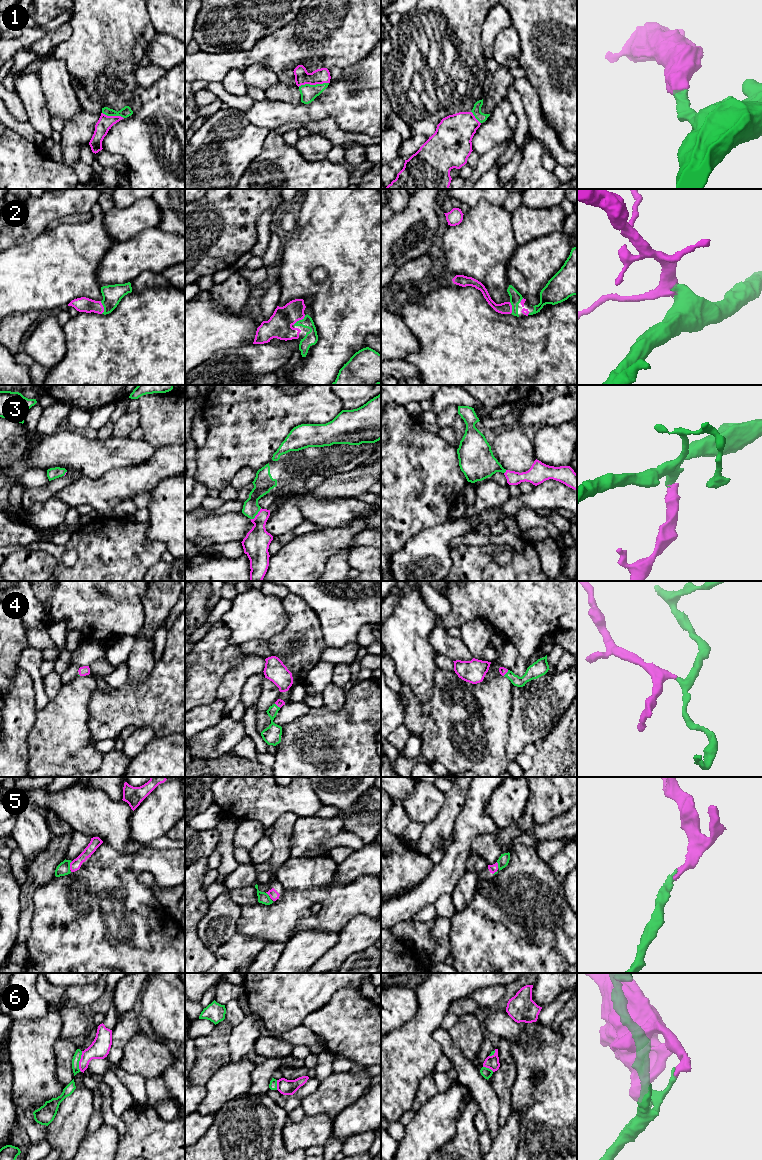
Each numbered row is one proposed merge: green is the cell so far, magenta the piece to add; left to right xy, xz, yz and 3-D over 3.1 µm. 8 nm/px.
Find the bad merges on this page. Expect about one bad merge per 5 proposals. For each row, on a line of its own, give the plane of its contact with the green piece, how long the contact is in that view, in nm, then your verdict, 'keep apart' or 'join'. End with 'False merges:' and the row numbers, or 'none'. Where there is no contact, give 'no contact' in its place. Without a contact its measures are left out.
1: xz | 260 nm | join
2: xz | 130 nm | join
3: xz | 130 nm | join
4: yz | 60 nm | join
5: xy | 80 nm | join
6: xy | 170 nm | keep apart
False merges: 6

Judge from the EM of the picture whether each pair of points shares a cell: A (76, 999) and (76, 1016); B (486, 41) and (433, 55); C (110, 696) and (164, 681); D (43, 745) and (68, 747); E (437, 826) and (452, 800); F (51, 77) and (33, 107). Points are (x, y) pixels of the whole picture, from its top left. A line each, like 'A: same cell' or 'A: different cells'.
A: different cells
B: different cells
C: same cell
D: same cell
E: same cell
F: different cells

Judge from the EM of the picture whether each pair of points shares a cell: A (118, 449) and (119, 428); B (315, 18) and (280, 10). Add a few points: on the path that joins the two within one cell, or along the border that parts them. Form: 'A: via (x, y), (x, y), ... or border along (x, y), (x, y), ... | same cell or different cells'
A: border along (113, 435), (119, 438), (128, 438) | different cells
B: border along (300, 10), (293, 19), (279, 29) | different cells

